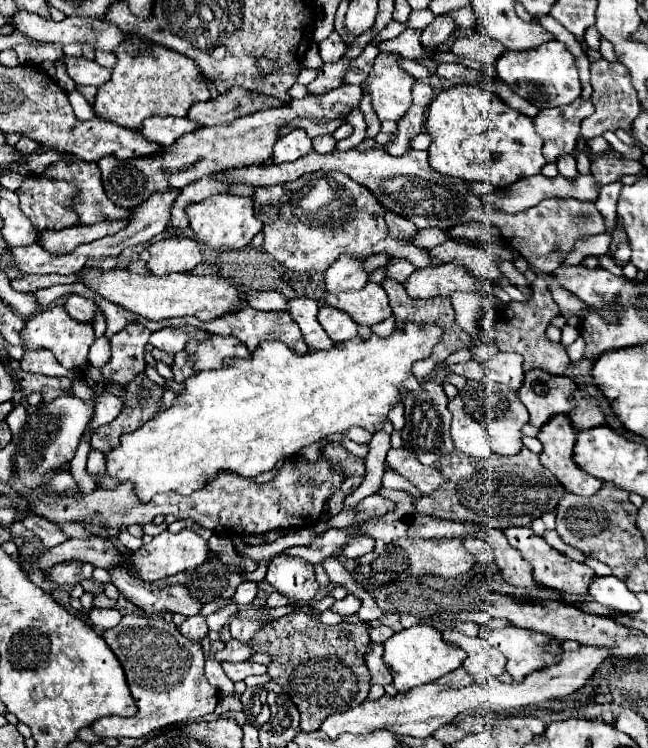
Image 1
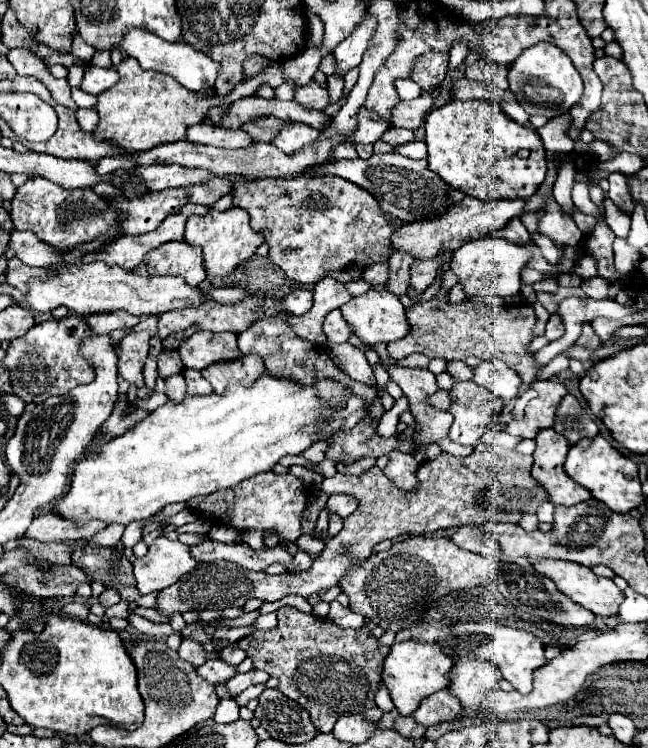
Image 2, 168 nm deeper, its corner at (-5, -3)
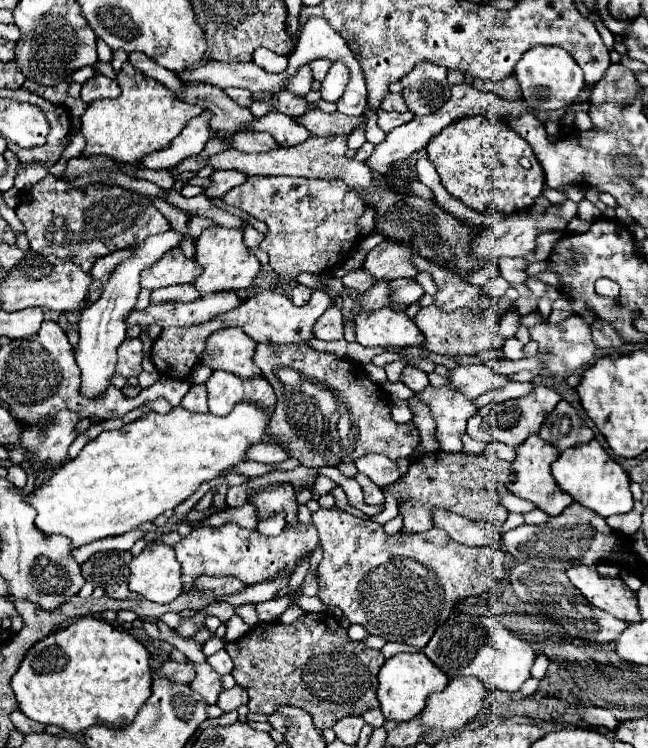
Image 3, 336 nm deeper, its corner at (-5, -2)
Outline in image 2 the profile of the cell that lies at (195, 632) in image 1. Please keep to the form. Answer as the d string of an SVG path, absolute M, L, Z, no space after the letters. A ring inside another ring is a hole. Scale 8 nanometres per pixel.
M182 638L182 644L180 644L180 650L178 654L184 658L184 660L190 660L196 668L206 660L206 650L200 642L192 640L192 638Z

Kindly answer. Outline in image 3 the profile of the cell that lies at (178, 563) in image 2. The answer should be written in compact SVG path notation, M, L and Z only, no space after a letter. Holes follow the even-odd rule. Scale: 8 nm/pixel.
M154 543L152 547L148 545L138 557L132 557L128 589L146 597L148 601L154 601L154 603L170 603L182 593L180 575L182 575L182 567L176 561L174 549L164 543Z

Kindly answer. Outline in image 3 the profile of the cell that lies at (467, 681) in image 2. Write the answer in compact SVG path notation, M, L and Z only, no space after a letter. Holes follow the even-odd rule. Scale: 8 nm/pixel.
M456 677L440 693L430 693L420 723L426 729L456 731L462 729L482 709L486 687L474 677Z

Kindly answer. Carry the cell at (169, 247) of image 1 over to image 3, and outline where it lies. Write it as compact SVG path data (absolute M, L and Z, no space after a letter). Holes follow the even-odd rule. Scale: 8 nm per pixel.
M176 247L174 251L168 251L154 267L142 271L140 285L148 291L178 285L178 283L194 283L198 275L202 273L202 267L194 259L184 257L182 249Z

